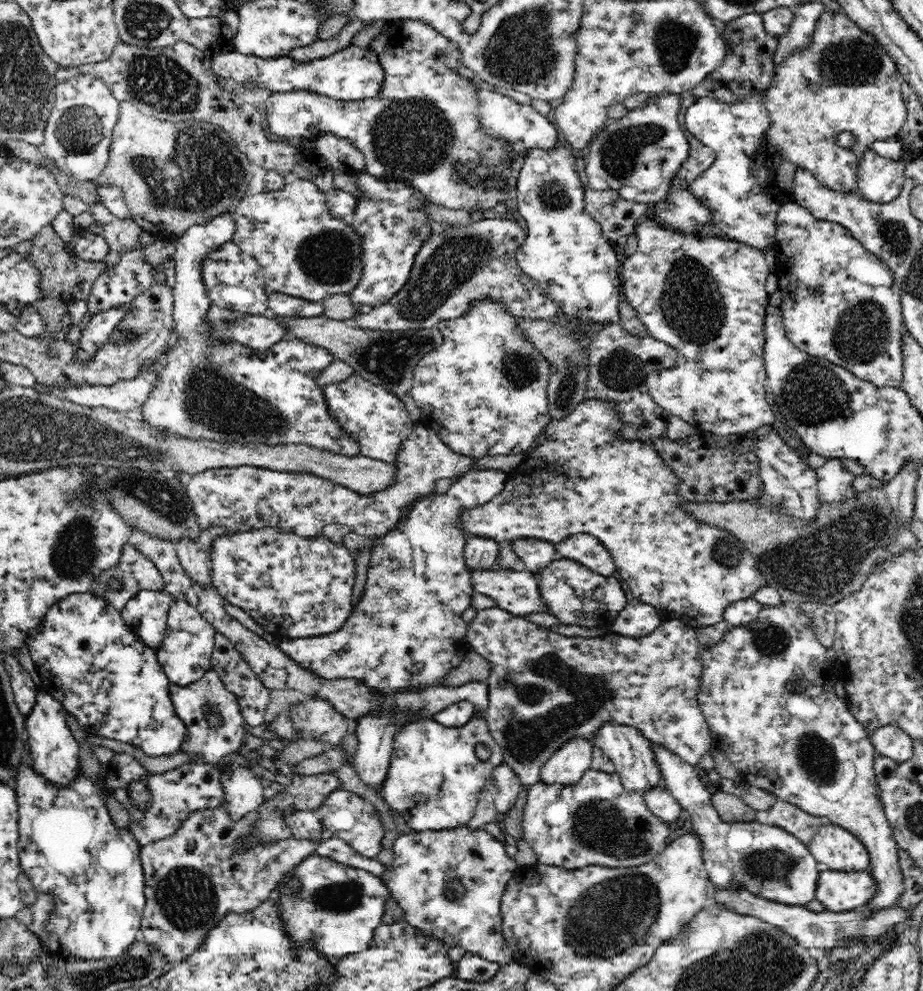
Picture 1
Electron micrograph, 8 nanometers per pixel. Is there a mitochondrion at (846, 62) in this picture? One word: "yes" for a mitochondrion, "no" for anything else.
yes

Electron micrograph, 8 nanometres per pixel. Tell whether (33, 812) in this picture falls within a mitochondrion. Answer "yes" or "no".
no

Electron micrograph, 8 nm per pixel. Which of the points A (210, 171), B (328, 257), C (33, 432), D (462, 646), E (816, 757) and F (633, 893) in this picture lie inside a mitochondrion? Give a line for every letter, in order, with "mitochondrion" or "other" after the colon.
A: mitochondrion
B: mitochondrion
C: mitochondrion
D: other
E: mitochondrion
F: mitochondrion

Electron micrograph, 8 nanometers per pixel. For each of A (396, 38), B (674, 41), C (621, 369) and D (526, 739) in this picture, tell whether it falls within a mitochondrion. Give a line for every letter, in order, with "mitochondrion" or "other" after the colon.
A: other
B: mitochondrion
C: mitochondrion
D: mitochondrion

